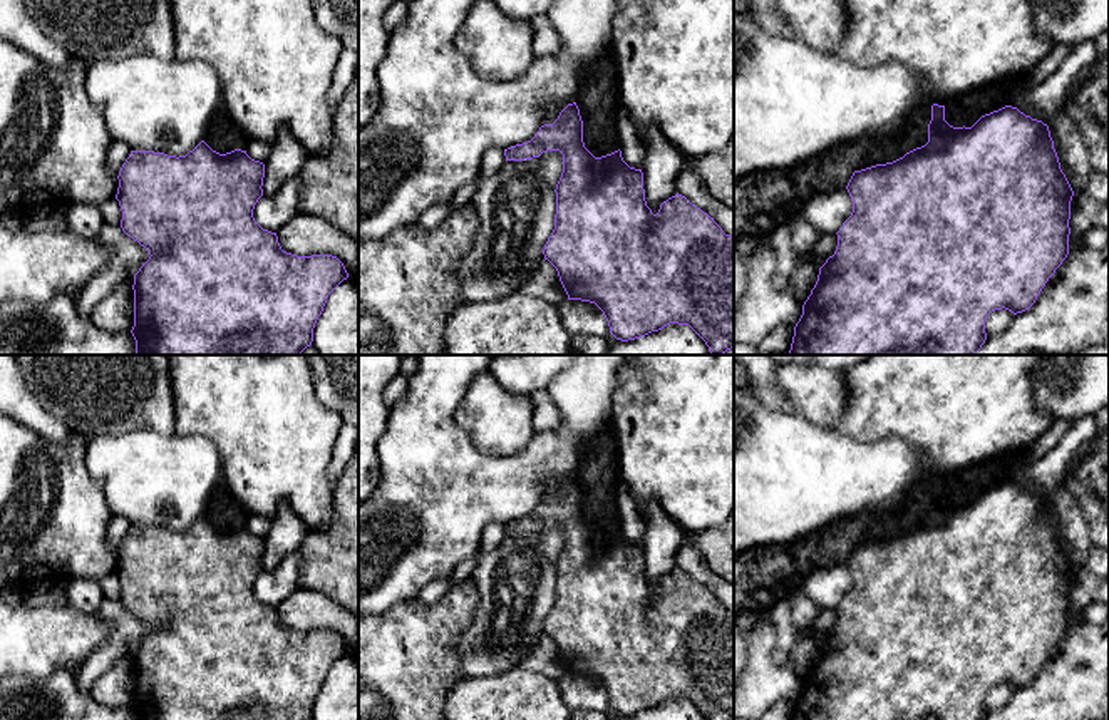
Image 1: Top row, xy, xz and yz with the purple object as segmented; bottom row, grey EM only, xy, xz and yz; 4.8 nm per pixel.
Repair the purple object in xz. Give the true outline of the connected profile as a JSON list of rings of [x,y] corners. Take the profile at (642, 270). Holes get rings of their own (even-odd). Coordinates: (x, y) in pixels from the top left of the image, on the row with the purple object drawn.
[[[576,102],[568,104],[553,124],[541,126],[531,141],[504,149],[504,156],[506,161],[524,161],[546,151],[563,154],[563,172],[554,189],[554,229],[543,255],[556,268],[568,300],[595,303],[603,311],[610,333],[622,342],[678,323],[689,325],[705,342],[710,355],[734,348],[734,236],[725,234],[714,218],[678,193],[653,214],[645,201],[642,169],[630,167],[620,149],[595,157],[585,147]]]

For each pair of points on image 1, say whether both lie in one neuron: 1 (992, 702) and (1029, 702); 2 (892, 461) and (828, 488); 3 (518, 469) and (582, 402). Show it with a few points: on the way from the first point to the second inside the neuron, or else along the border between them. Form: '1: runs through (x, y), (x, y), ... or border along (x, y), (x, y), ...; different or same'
1: border along (1014, 690), (1007, 702); different
2: runs through (876, 476), (843, 476); same
3: border along (553, 432), (567, 441), (580, 457); different

